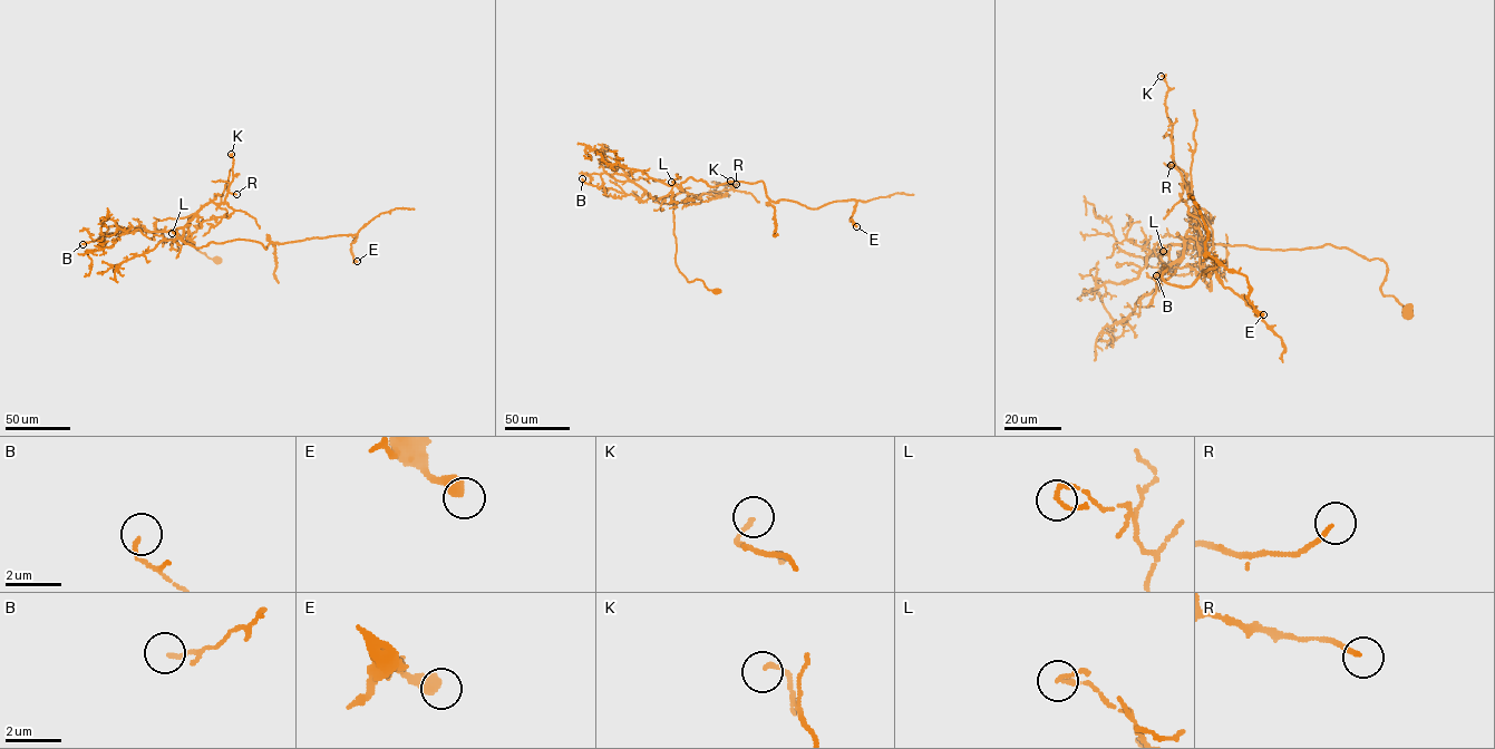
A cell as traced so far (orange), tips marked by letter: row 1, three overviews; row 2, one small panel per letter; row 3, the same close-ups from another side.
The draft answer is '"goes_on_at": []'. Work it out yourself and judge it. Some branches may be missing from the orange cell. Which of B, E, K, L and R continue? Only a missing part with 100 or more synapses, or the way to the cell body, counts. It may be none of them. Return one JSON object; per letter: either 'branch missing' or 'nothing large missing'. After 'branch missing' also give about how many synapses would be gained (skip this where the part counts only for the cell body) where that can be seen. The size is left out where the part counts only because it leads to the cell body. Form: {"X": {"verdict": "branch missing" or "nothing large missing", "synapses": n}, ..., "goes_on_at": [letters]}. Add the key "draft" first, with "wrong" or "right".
{"draft": "right", "B": {"verdict": "nothing large missing"}, "E": {"verdict": "nothing large missing"}, "K": {"verdict": "nothing large missing"}, "L": {"verdict": "nothing large missing"}, "R": {"verdict": "nothing large missing"}, "goes_on_at": []}

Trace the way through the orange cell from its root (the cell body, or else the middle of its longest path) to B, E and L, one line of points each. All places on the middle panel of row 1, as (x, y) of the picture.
B: (717, 291), (699, 279), (688, 282), (676, 264), (673, 196), (642, 201), (582, 178)
E: (717, 291), (676, 263), (673, 196), (689, 177), (761, 181), (770, 201), (811, 208), (854, 200), (856, 226)
L: (717, 291), (708, 290), (699, 279), (688, 282), (676, 264), (673, 196), (682, 191), (671, 182)

